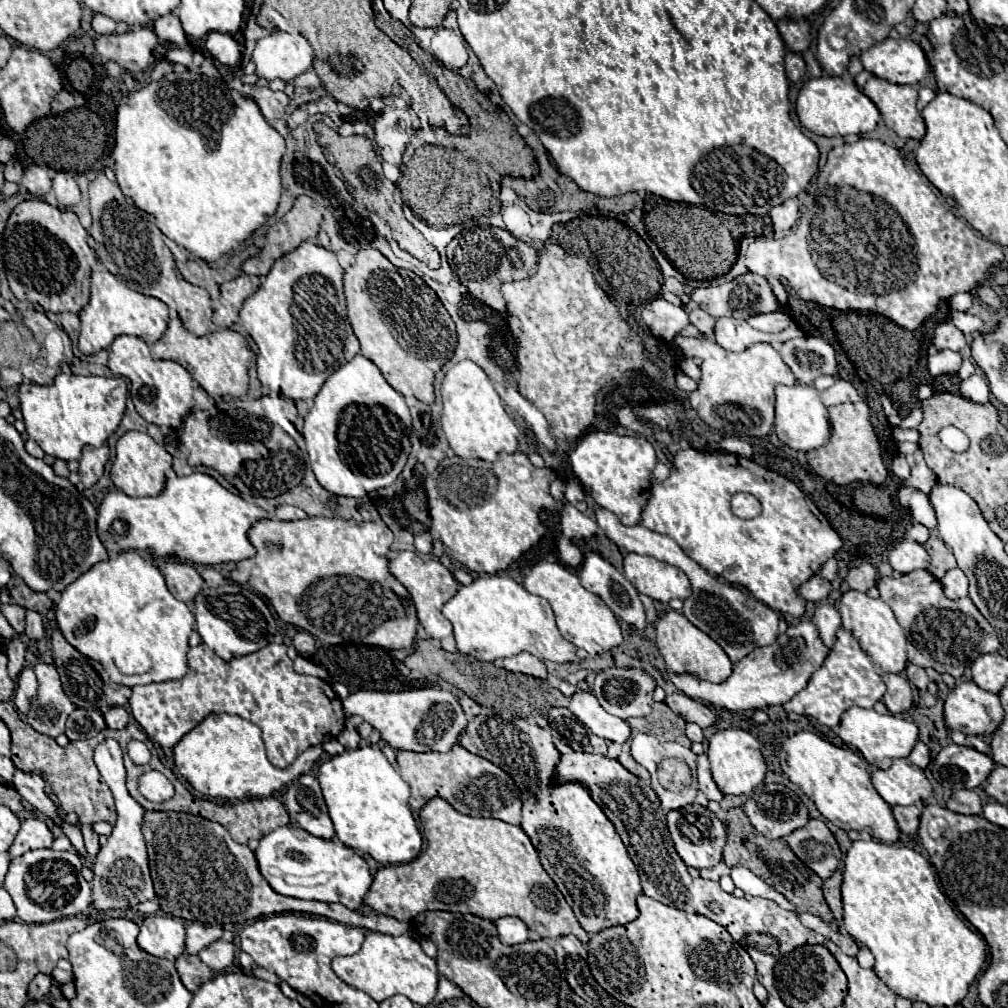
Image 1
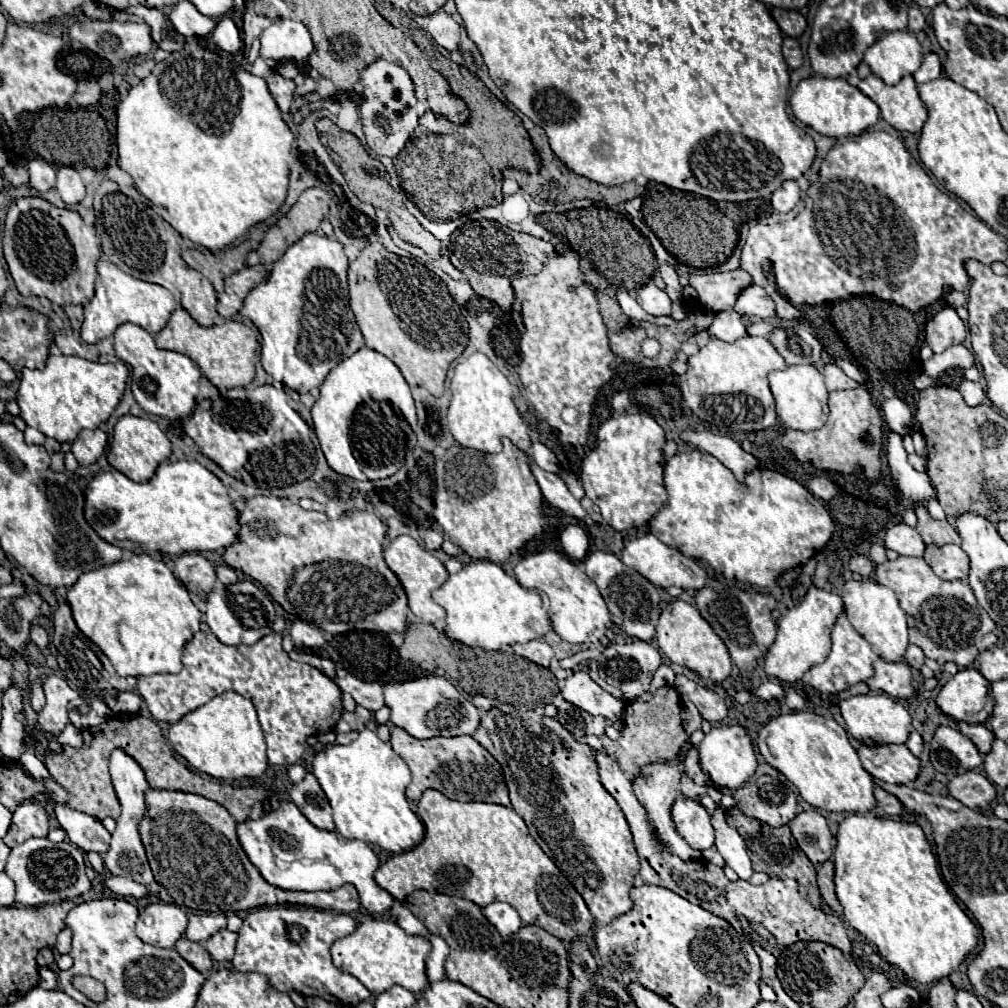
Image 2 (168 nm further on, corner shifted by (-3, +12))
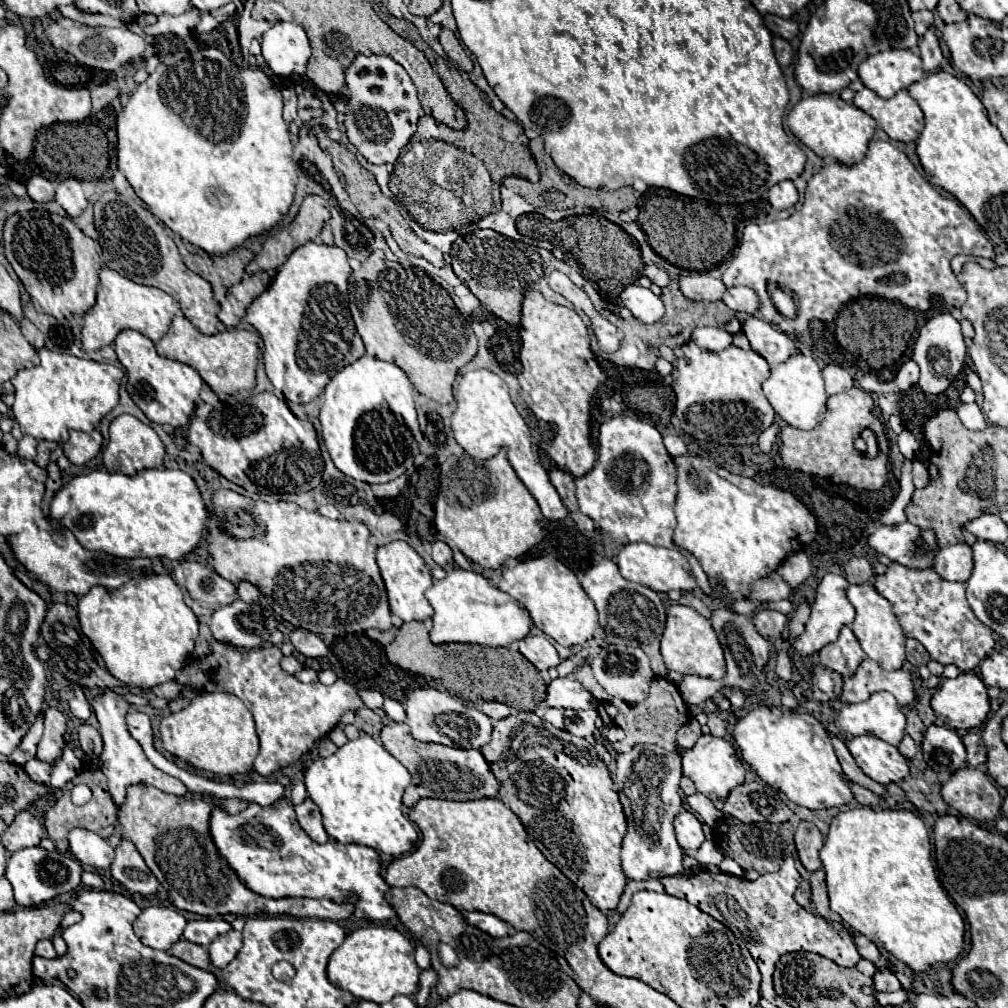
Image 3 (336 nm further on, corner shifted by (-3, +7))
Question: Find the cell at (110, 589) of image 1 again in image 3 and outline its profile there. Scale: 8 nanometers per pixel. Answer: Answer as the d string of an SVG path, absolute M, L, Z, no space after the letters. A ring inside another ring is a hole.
M141 575L115 593L93 587L77 605L81 631L105 661L107 671L127 687L151 689L171 681L193 653L197 617L185 605L183 591L169 575Z

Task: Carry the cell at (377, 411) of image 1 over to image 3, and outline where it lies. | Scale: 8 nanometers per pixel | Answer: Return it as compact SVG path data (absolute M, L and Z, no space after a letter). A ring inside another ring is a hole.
M369 355L343 367L329 381L323 391L319 421L323 425L321 437L339 471L365 483L387 483L405 473L407 453L415 451L415 440L421 442L425 438L411 398L413 390L409 378L395 363ZM395 414L401 414L403 419Z

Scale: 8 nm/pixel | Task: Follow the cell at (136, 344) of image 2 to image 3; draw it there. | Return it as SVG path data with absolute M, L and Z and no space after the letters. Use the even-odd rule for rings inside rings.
M121 331L115 339L115 353L121 365L127 369L127 393L131 395L135 405L147 415L149 421L159 425L167 423L171 427L189 425L197 399L206 401L215 409L221 407L222 402L216 393L206 383L203 384L201 375L195 369L185 363L159 357L153 341L139 331Z

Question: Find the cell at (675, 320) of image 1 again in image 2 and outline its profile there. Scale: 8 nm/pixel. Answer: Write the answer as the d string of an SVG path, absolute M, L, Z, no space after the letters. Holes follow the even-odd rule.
M649 282L649 286L643 286L637 292L637 302L643 306L643 310L647 310L649 314L671 314L671 298L667 296L665 290L657 288L653 282Z

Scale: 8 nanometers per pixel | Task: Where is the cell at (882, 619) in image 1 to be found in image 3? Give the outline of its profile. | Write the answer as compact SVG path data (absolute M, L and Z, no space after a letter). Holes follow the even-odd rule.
M861 583L861 585L849 585L847 589L847 597L851 601L851 605L855 607L857 615L855 621L851 625L851 631L855 633L855 637L859 639L863 651L877 661L885 671L895 671L901 669L905 663L905 635L901 625L897 623L897 617L893 615L891 603L881 597L877 593L877 589L869 583Z

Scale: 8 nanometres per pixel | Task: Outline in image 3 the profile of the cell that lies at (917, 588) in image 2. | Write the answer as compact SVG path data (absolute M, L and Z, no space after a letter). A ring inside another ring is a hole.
M891 563L885 575L877 575L875 589L891 603L903 633L925 645L931 659L947 665L953 663L961 671L973 671L993 651L993 631L985 627L971 611L965 599L965 585L941 579L933 569L913 571Z

